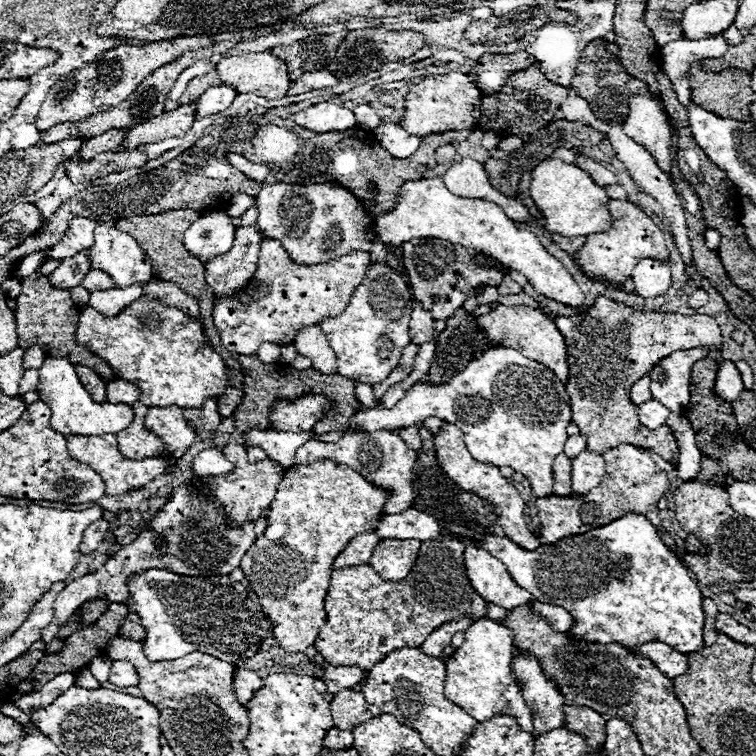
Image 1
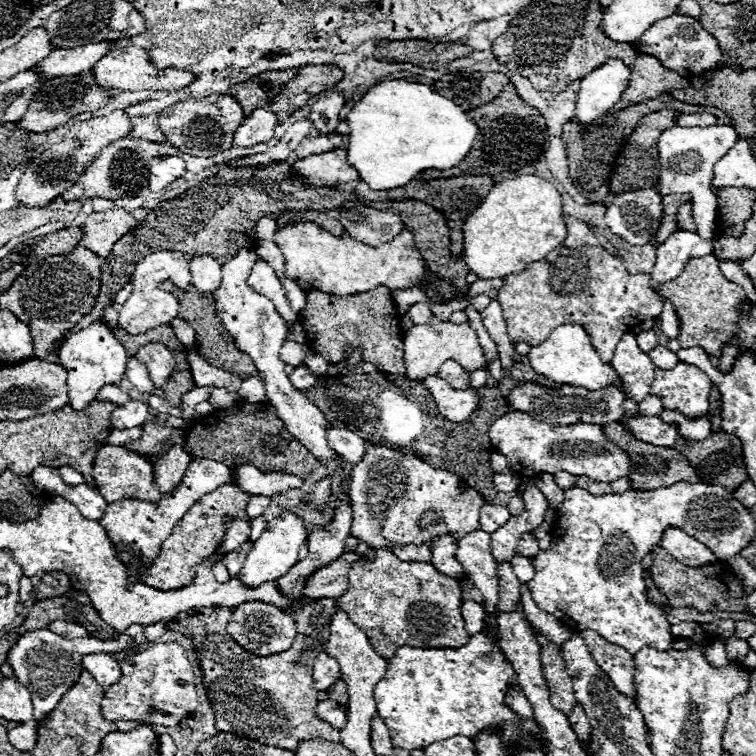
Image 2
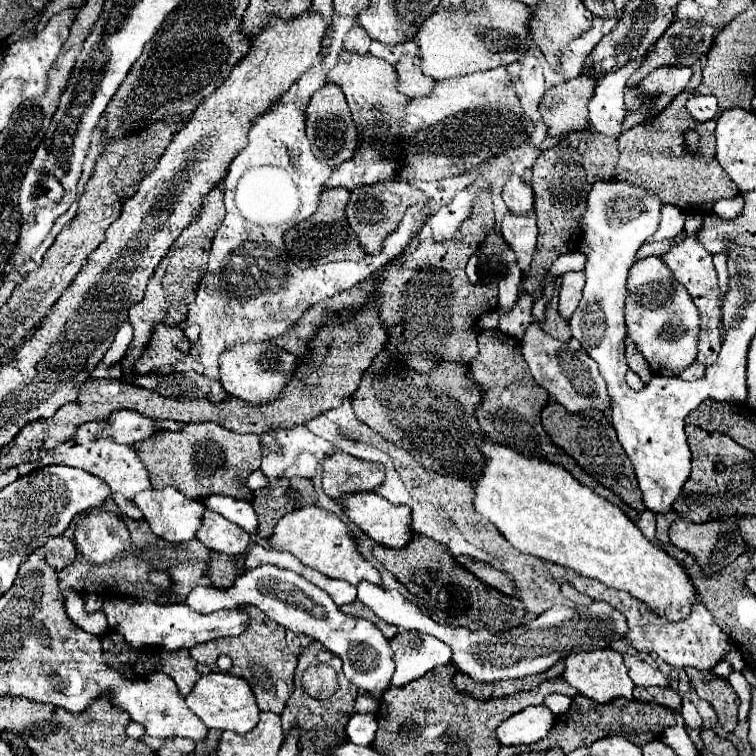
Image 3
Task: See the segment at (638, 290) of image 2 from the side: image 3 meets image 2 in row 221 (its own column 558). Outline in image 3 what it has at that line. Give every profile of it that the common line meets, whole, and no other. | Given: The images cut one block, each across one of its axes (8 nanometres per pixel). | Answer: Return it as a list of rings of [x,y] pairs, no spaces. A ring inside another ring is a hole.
[[[546,562],[546,568],[558,580],[568,580],[578,592],[588,594],[594,600],[604,600],[604,602],[612,604],[614,608],[618,608],[628,620],[628,636],[626,636],[626,640],[630,642],[630,646],[634,646],[640,652],[654,652],[664,662],[668,662],[670,666],[676,666],[676,668],[692,666],[696,670],[712,670],[720,660],[724,660],[724,656],[730,650],[736,648],[736,644],[732,644],[732,638],[724,636],[724,632],[714,622],[712,614],[702,604],[696,604],[692,608],[690,618],[686,618],[682,622],[670,622],[664,616],[658,616],[656,612],[652,612],[642,600],[636,600],[628,592],[620,592],[620,590],[614,590],[614,588],[608,588],[608,586],[600,584],[598,580],[580,576],[578,572],[572,572],[572,570],[568,570],[564,566],[558,566],[558,564],[552,564],[552,562]]]

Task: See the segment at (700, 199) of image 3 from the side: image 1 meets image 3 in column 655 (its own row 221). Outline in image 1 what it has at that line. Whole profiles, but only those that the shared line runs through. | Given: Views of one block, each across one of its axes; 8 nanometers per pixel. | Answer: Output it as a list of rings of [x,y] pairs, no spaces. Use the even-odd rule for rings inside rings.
[[[168,210],[162,214],[152,214],[152,216],[132,216],[132,218],[124,218],[116,222],[116,228],[120,228],[120,232],[128,232],[130,236],[134,236],[138,240],[138,244],[144,248],[144,252],[150,256],[152,262],[152,272],[154,278],[158,280],[168,280],[178,284],[186,294],[190,294],[198,306],[200,306],[200,316],[202,316],[202,326],[204,326],[204,334],[208,338],[208,342],[212,344],[212,348],[228,362],[228,366],[238,368],[238,360],[232,358],[232,354],[222,346],[220,336],[214,328],[212,322],[212,308],[214,308],[214,294],[212,288],[208,288],[206,284],[206,268],[200,260],[196,260],[182,244],[182,236],[184,230],[188,230],[188,224],[192,224],[192,220],[198,220],[200,214],[194,210]]]

